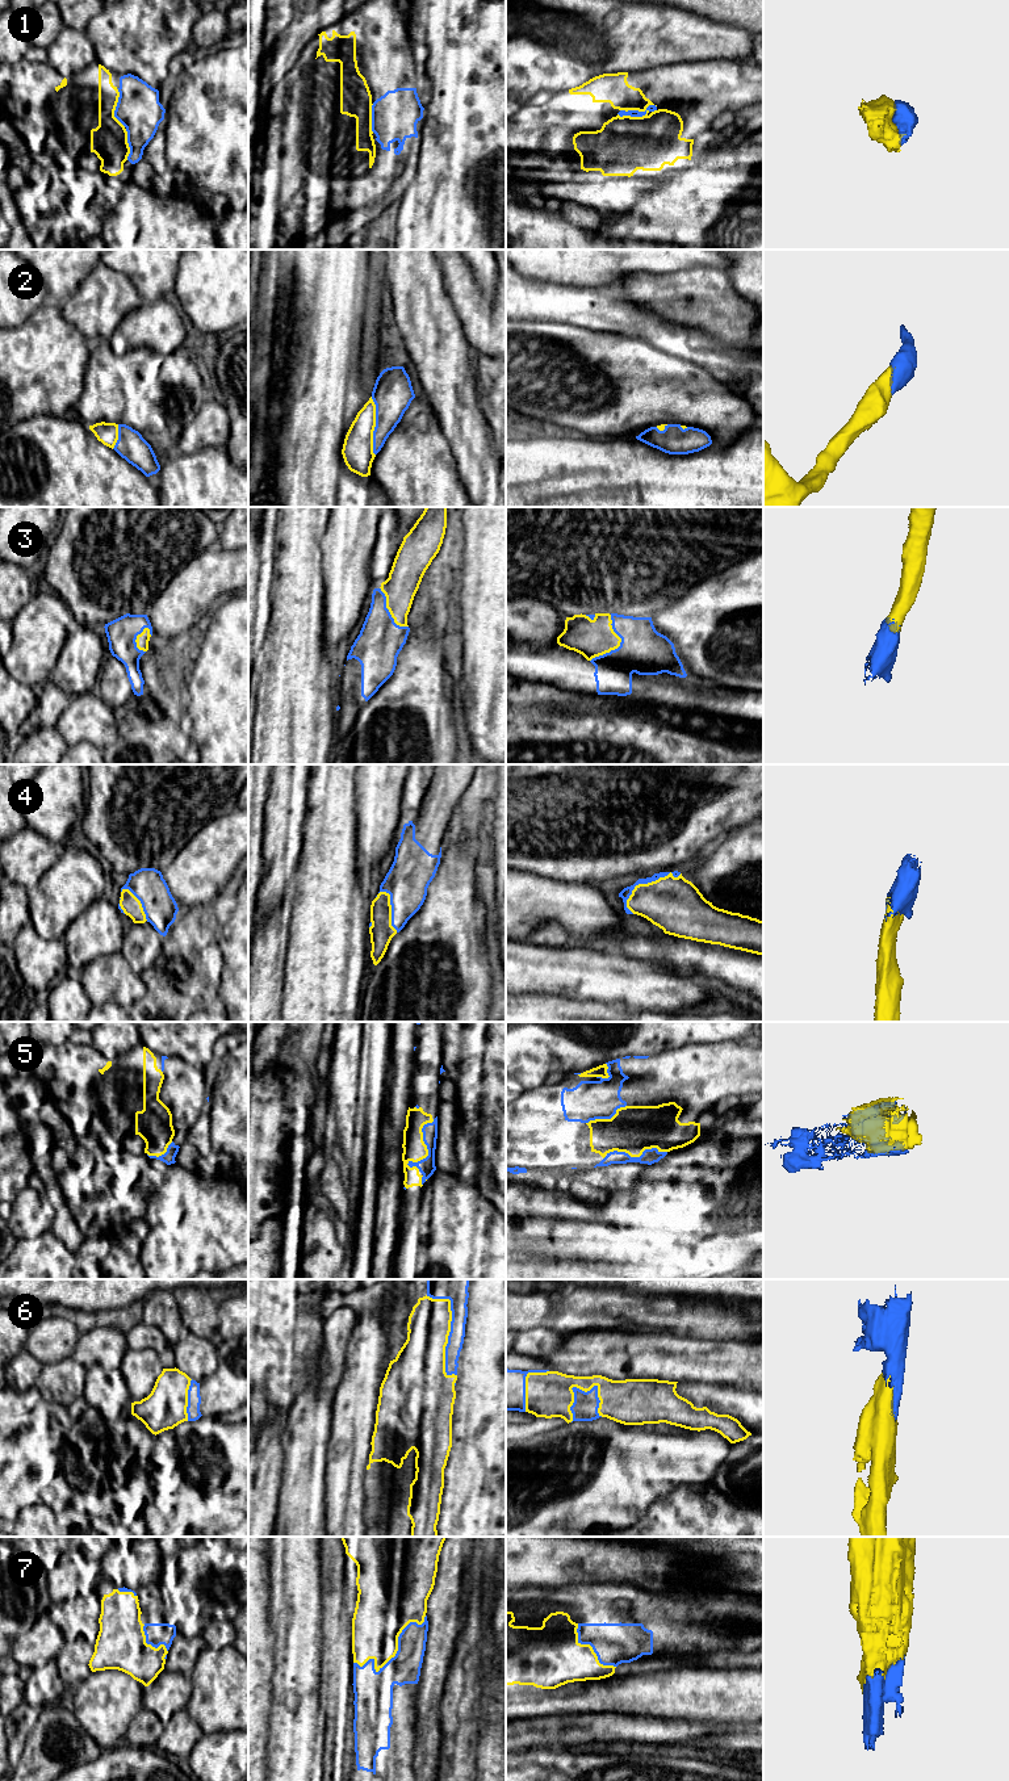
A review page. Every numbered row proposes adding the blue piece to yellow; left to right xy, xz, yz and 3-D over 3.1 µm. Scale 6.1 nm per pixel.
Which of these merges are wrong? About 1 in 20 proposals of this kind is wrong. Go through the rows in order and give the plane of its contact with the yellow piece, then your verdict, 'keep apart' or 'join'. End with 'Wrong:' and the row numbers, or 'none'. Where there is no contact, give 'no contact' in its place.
1: yz | join
2: xz | join
3: yz | join
4: yz | join
5: xz | join
6: xz | join
7: xz | join
Wrong: none

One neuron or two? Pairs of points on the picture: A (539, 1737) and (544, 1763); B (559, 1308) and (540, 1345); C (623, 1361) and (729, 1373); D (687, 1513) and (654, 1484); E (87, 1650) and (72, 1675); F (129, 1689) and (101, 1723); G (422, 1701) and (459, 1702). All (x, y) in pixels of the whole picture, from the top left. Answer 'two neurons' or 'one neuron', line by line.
A: two neurons
B: two neurons
C: one neuron
D: two neurons
E: one neuron
F: one neuron
G: two neurons

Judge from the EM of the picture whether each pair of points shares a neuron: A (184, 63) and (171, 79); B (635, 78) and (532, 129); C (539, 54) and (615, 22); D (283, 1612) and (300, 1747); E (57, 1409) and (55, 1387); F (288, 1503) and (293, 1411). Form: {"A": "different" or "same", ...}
{"A": "same", "B": "same", "C": "same", "D": "same", "E": "different", "F": "same"}

